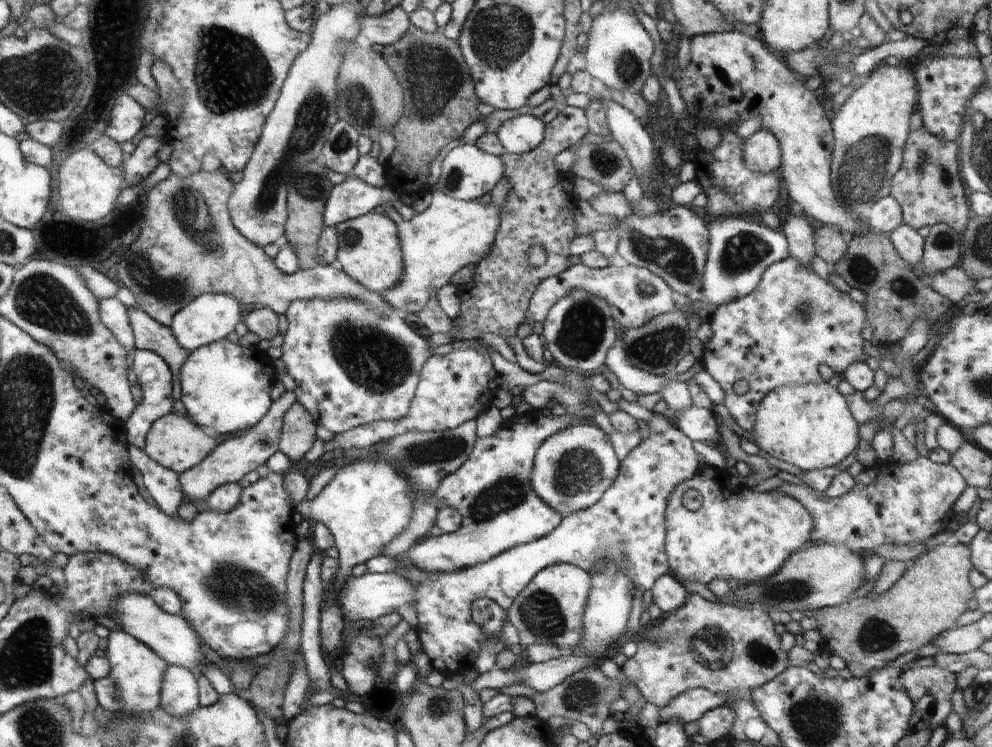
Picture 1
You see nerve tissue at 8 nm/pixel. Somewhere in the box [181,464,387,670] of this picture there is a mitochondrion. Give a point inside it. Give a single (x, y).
(235, 585)

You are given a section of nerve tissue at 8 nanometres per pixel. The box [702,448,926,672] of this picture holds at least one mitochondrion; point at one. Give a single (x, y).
(875, 635)

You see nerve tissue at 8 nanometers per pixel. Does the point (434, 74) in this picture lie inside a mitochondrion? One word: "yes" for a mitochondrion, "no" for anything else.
yes

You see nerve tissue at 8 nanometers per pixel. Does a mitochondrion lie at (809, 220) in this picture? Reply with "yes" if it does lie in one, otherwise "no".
no

